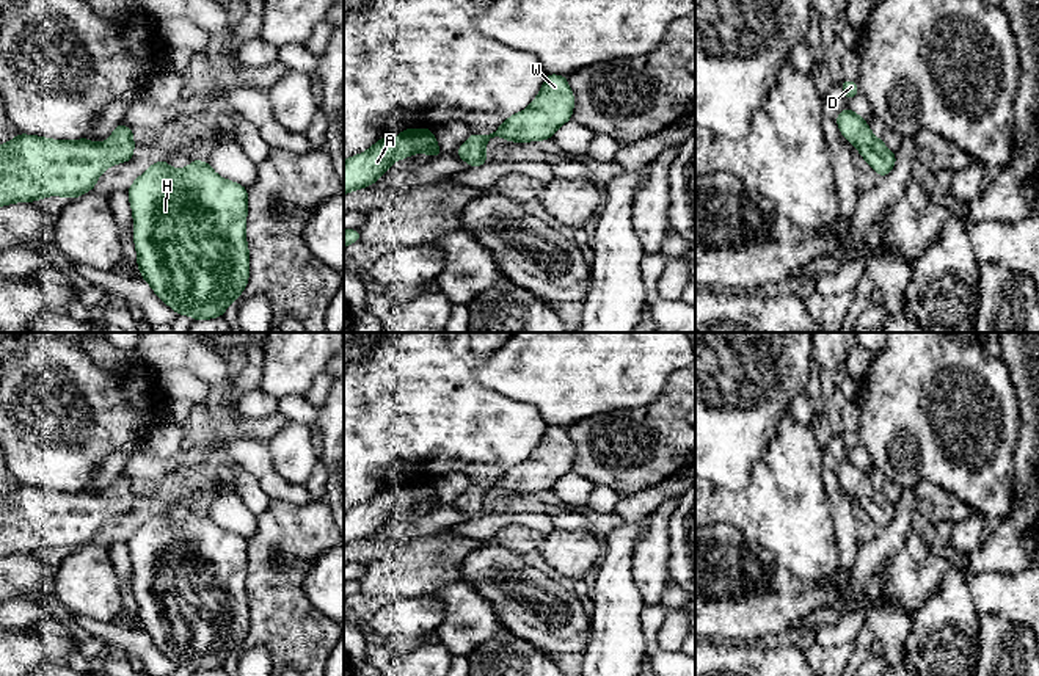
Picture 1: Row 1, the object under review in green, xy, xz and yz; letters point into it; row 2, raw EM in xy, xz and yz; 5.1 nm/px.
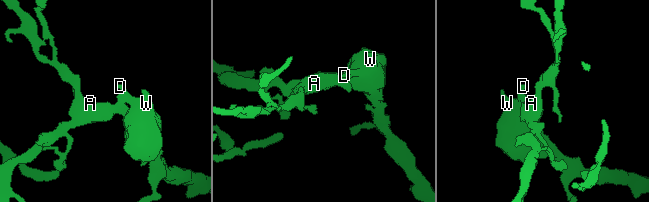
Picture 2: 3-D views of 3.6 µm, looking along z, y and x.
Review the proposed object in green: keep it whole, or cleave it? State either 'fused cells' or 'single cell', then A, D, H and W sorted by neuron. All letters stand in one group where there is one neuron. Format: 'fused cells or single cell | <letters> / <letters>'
single cell | A D H W

